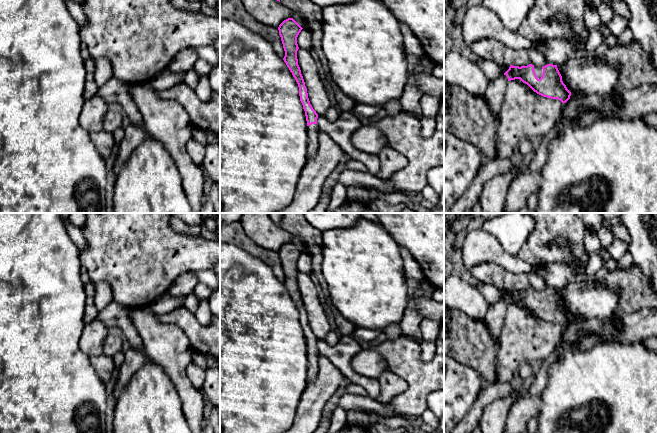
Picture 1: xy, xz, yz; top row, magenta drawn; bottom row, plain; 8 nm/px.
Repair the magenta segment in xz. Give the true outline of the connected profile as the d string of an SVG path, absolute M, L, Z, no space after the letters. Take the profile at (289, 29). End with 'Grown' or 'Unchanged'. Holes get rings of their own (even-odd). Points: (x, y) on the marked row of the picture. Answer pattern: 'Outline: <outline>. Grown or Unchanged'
Outline: M293 18L284 20L278 27L285 51L283 60L298 84L300 101L305 111L309 136L307 160L309 160L314 157L318 149L319 126L317 124L318 114L310 104L307 88L298 65L297 51L299 47L297 44L297 37L302 29L303 28Z. Grown

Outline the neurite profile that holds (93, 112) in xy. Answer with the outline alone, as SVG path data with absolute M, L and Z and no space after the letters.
M97 94L90 100L85 101L79 123L89 134L103 129L103 120L108 112L108 104Z

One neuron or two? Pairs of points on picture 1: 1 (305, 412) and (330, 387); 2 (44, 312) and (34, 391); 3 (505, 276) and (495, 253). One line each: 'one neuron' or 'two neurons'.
1: one neuron
2: one neuron
3: two neurons

